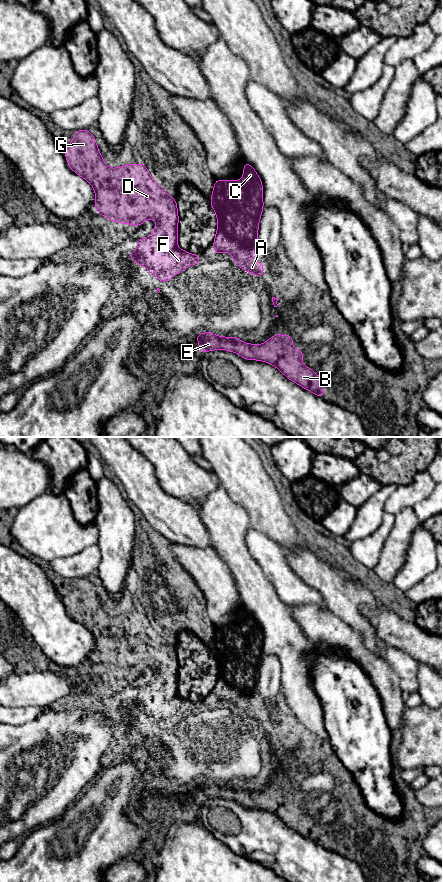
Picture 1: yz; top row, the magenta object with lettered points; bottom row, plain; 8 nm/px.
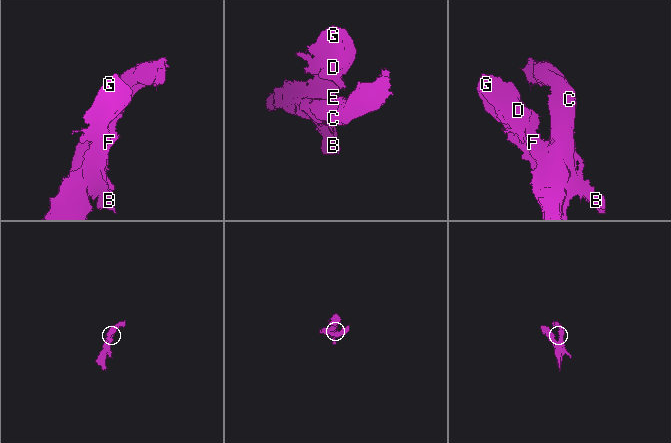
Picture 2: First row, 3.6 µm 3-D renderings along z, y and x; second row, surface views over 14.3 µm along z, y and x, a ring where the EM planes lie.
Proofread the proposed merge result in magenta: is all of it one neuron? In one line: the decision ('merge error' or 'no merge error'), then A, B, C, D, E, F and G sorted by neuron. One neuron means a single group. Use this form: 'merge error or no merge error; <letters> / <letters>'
no merge error; A B C D E F G

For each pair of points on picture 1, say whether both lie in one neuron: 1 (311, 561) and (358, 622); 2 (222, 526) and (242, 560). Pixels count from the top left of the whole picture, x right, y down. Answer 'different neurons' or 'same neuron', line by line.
1: same neuron
2: same neuron

